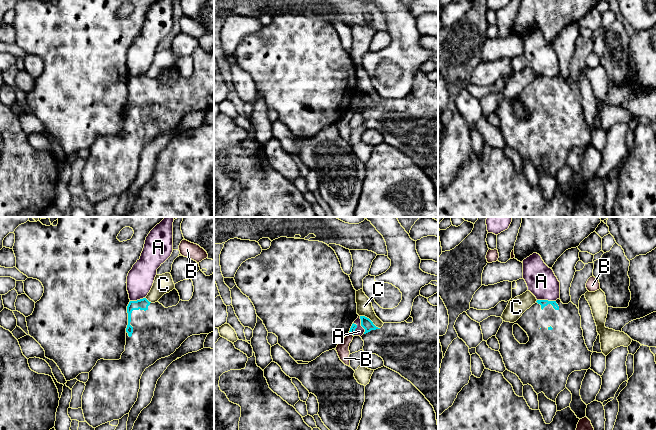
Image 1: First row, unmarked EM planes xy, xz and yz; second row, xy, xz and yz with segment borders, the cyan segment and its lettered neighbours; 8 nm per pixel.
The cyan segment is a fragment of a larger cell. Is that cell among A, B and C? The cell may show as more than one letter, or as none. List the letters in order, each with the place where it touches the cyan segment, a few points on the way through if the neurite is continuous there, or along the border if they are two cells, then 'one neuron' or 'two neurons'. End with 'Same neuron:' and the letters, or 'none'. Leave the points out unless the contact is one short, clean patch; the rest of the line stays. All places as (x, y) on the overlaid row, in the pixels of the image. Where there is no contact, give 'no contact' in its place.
A: meets cyan in yz at (546, 300); border along yz (537, 299), (555, 301); two neurons
B: meets cyan in xz at (351, 334); border along xz (349, 333), (352, 335); two neurons
C: meets cyan in xz at (370, 320); border along xz (360, 315), (366, 316), (379, 328); two neurons
Same neuron: none

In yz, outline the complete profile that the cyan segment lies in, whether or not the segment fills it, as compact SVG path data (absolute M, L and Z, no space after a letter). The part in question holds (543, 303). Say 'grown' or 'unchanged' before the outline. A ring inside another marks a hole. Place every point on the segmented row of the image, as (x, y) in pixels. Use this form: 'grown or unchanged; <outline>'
grown; M560 298L556 301L537 300L516 322L503 321L496 338L506 369L516 374L523 385L531 385L537 394L543 392L554 402L558 394L566 388L572 372L591 367L593 352L585 344L579 309L571 301L563 304ZM514 324L518 324L527 333L529 341L526 344L520 344L515 339Z

